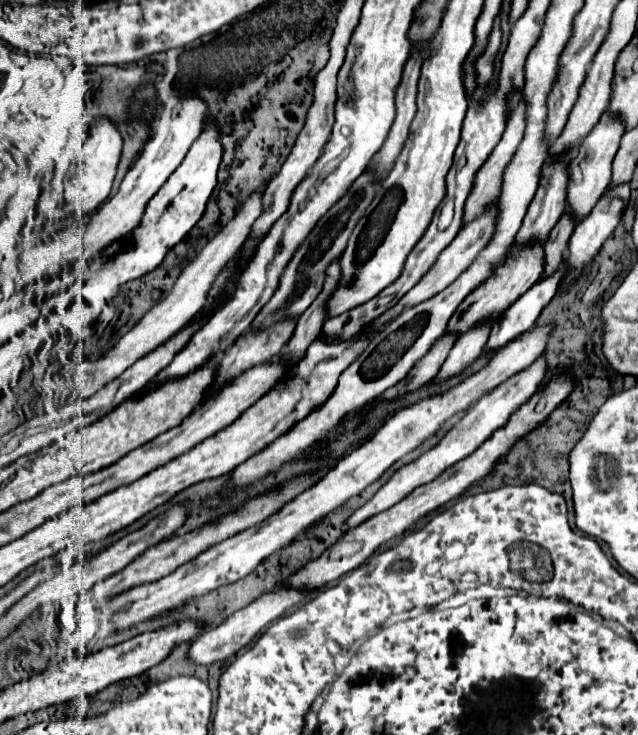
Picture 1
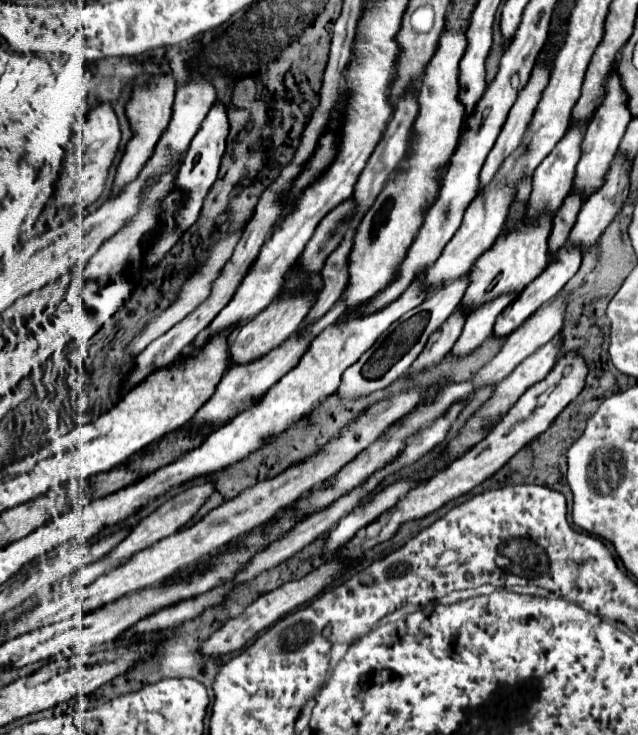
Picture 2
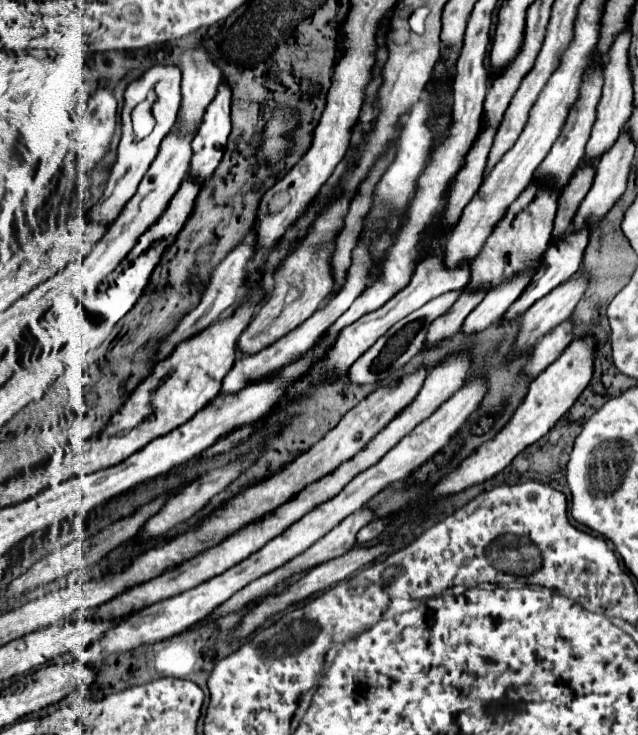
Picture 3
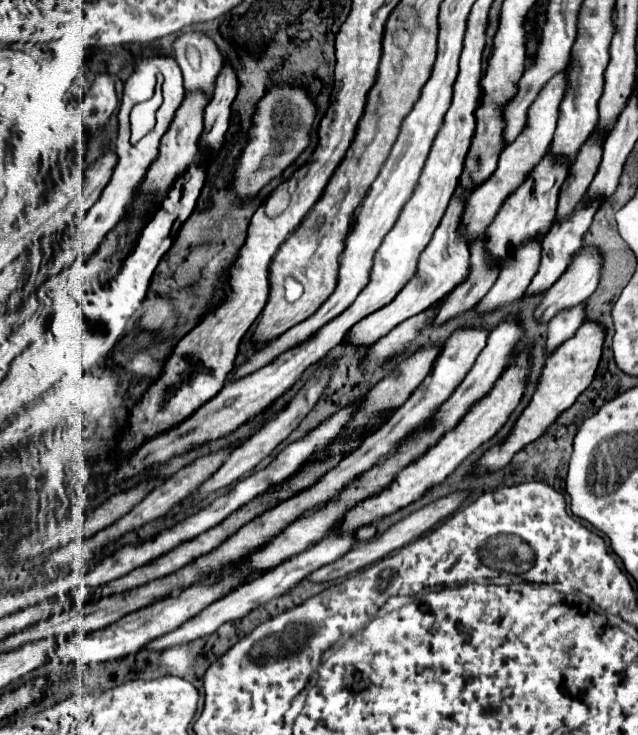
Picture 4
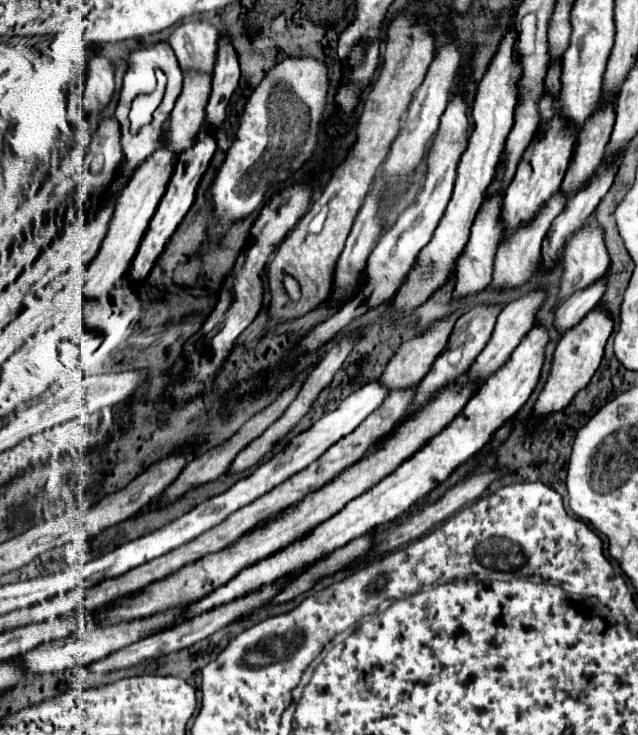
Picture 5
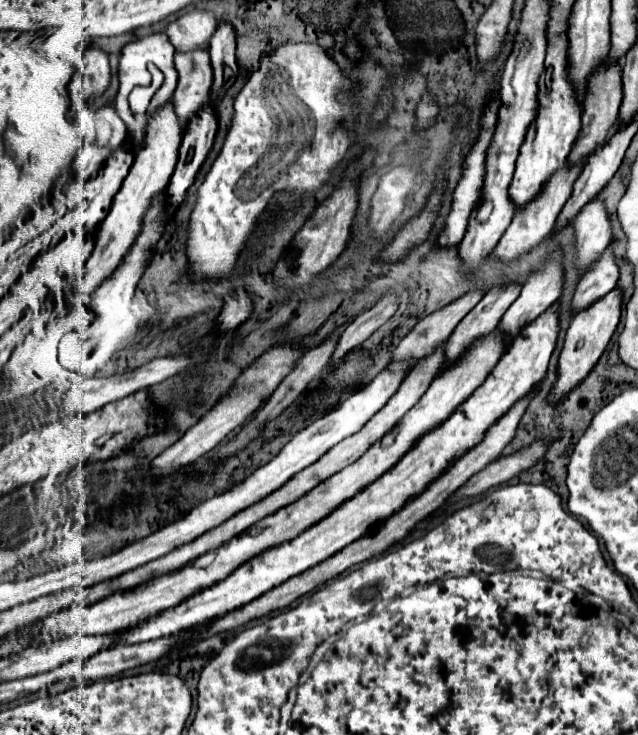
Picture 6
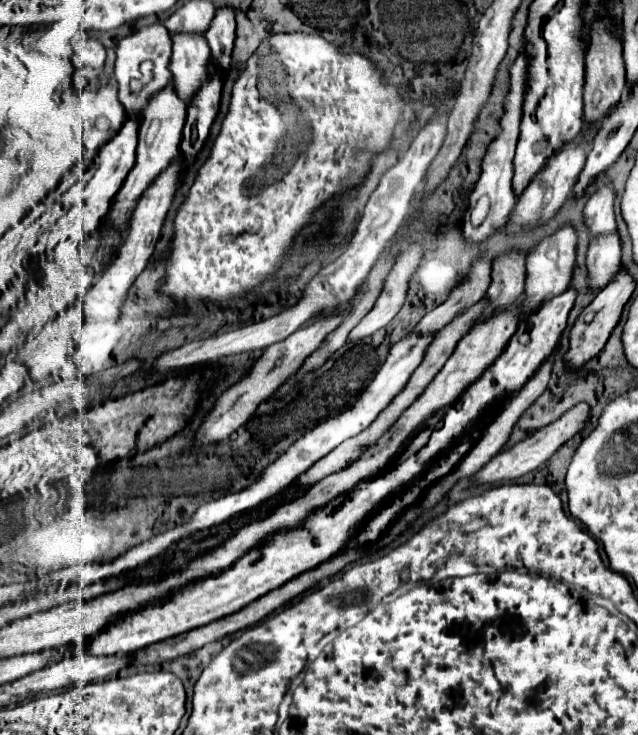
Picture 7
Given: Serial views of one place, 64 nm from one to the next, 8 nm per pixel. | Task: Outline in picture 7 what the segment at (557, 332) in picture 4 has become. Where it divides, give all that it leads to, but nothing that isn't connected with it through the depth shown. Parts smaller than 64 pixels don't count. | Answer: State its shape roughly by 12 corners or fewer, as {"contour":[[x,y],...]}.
{"contour":[[616,230],[590,244],[586,268],[590,292],[612,282],[620,270]]}

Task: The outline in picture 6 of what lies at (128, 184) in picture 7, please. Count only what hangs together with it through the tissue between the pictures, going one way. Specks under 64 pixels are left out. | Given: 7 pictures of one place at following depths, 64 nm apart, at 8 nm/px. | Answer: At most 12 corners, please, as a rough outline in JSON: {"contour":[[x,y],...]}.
{"contour":[[168,108],[148,122],[86,264],[106,282],[134,246],[142,218],[178,162],[180,124]]}

